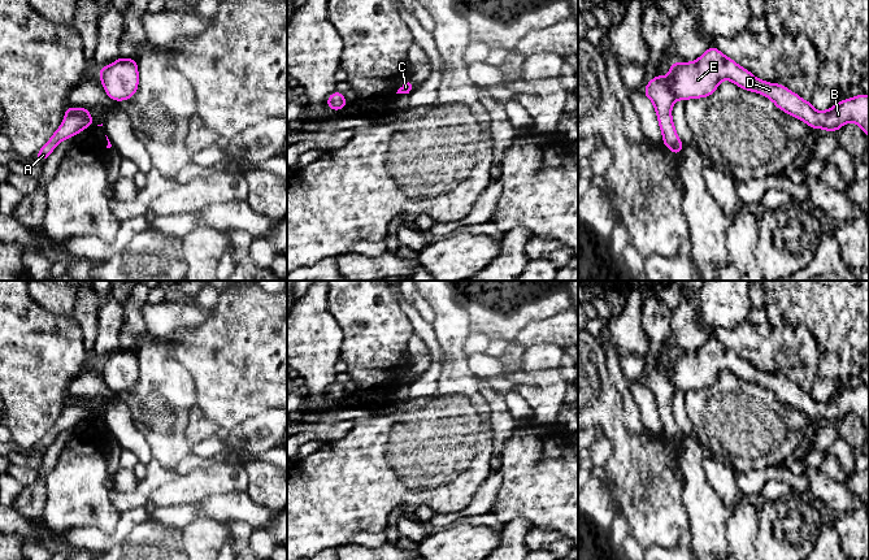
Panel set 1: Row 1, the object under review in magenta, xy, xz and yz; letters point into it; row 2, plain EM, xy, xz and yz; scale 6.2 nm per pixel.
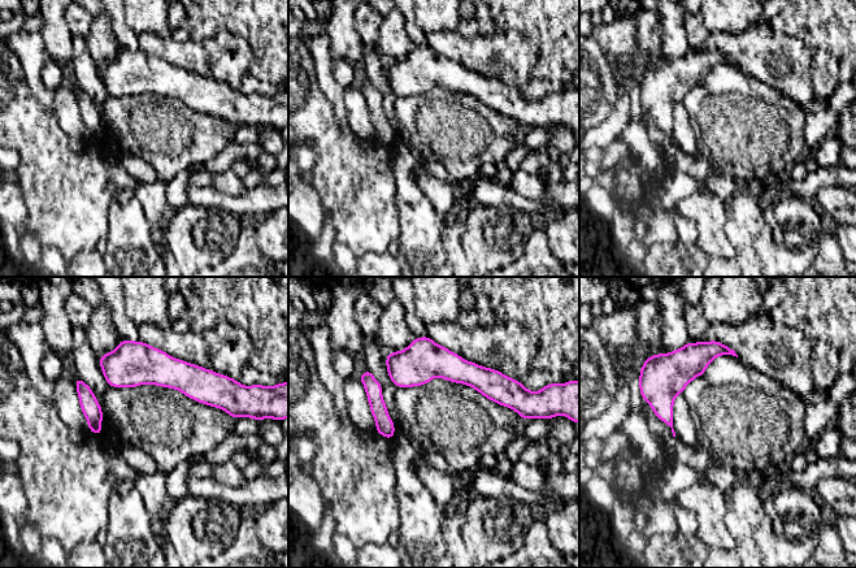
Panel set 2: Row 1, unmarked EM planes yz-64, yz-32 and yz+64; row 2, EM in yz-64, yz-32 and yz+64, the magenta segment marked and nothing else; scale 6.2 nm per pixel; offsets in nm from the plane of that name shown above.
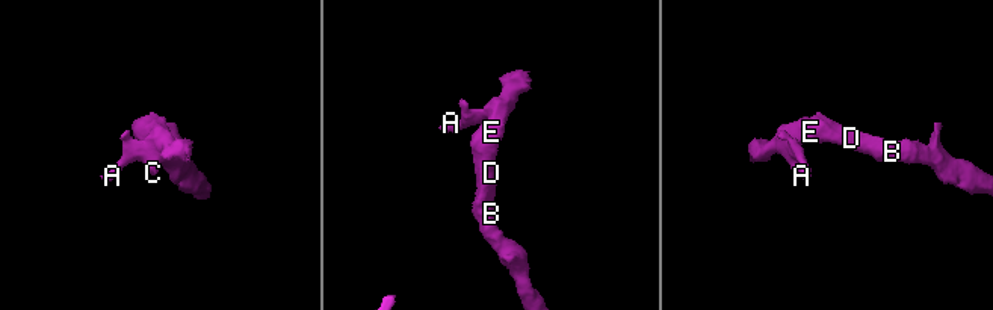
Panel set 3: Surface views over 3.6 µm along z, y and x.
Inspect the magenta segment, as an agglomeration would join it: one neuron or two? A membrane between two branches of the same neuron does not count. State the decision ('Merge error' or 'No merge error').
No merge error

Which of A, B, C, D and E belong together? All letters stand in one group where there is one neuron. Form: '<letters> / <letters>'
A B C D E

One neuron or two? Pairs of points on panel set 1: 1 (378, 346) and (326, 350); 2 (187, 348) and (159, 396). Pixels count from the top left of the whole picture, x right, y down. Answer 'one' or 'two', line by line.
1: two
2: two

